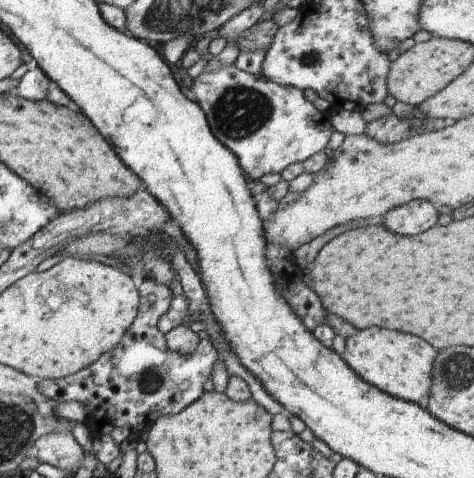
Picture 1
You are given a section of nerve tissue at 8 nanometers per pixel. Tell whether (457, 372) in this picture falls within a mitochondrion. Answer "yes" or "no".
yes

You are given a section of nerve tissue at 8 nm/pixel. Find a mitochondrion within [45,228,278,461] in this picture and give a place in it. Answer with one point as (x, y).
(150, 377)

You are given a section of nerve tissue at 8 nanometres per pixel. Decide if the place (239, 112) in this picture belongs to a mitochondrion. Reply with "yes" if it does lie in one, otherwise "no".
yes

